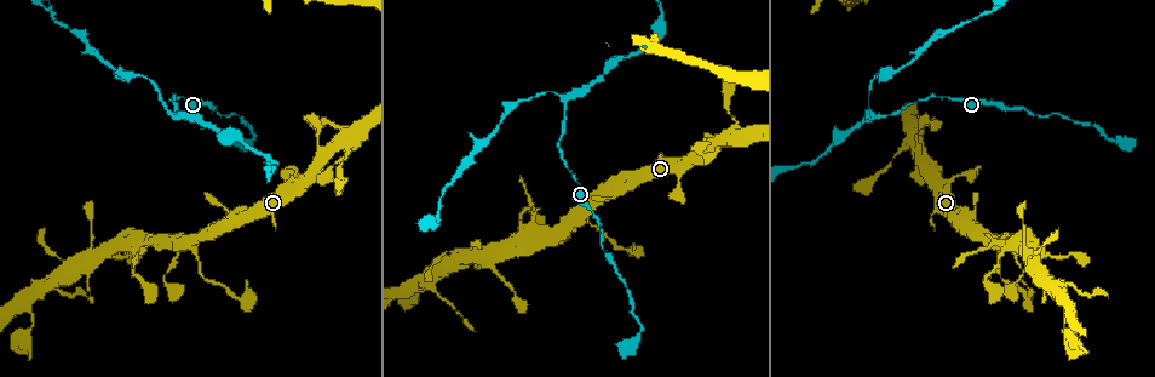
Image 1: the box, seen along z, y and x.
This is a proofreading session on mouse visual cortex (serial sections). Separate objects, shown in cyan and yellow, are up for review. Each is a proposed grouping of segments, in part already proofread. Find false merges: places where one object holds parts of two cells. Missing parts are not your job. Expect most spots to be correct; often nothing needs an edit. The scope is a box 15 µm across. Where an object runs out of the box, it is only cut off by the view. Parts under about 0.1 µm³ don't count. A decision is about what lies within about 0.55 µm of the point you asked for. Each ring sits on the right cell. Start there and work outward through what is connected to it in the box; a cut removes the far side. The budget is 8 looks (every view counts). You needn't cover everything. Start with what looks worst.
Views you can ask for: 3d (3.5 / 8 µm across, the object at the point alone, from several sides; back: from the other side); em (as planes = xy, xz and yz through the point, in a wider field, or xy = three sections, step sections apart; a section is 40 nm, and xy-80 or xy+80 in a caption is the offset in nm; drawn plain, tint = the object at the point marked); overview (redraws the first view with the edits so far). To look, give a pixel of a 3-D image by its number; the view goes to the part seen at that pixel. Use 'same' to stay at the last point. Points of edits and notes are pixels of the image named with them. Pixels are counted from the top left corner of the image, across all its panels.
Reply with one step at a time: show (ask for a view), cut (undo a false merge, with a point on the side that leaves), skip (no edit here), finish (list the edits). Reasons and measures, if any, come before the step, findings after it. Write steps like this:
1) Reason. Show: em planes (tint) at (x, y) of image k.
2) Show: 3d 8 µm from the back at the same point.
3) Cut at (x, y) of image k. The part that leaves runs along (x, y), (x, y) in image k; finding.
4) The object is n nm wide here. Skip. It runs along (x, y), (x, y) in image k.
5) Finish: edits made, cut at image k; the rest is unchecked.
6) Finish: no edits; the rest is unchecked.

Three arms meet. Show: 3d 3.5 µm from the back at (873, 116) of image 1.

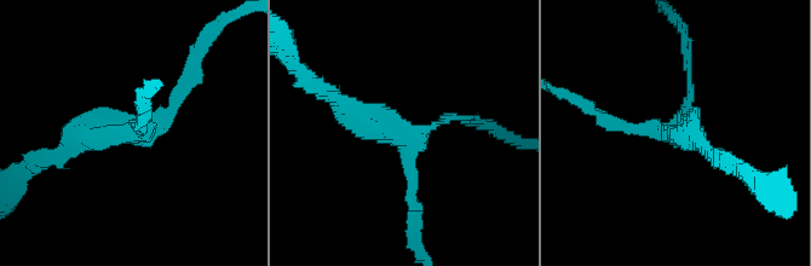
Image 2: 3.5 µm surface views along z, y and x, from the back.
3 arms meet here; the arms are 150, 150, 350 nm wide. Show: em xy step 5 (tint) at (419, 136) of image 2.

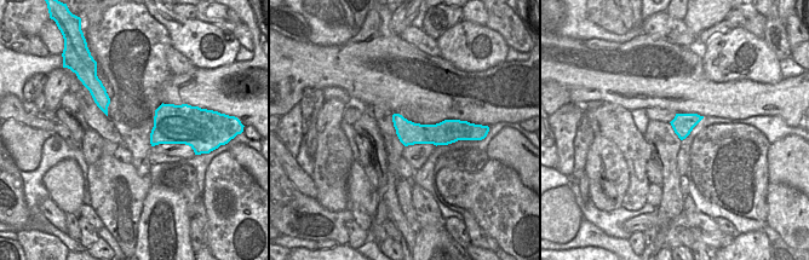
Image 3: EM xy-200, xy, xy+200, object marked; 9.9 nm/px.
Skip. It runs along (413, 213), (413, 142), (458, 116) in image 2; all the same cell.

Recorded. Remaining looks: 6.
Sudden change in width. Show: 3d 3.5 µm at (583, 220) of image 1.

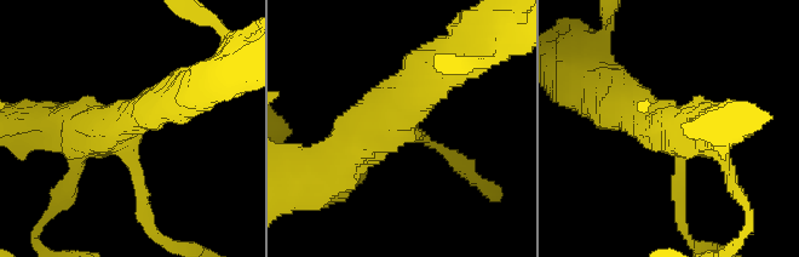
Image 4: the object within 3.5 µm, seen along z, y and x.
3 arms meet here; the arms are 150, 450, 600 nm wide. Show: em xy step 3 (tint) at (395, 134) of image 4.

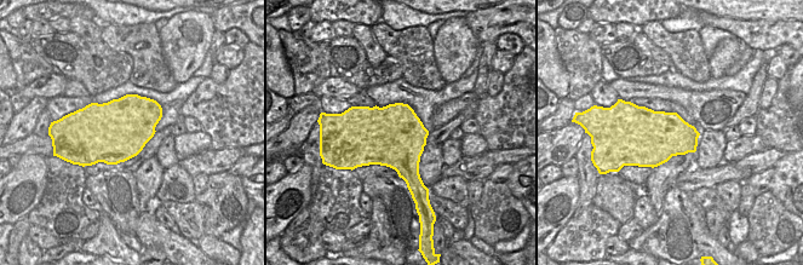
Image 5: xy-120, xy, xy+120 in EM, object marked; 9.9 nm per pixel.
Skip. It runs along (431, 67), (345, 158), (315, 176) in image 4; all the same cell.

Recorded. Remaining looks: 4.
Thick turns thin. Show: 3d 3.5 µm at (346, 144) of image 1.

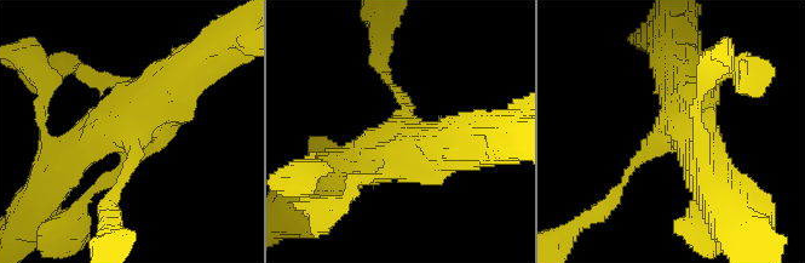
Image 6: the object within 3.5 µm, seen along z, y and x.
Now the EM. Show: em xy step 5 (tint) at (397, 134) of image 6.

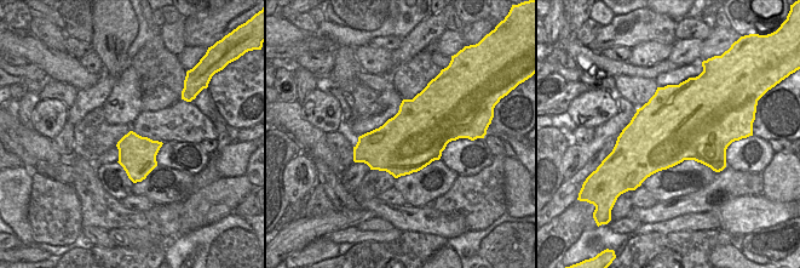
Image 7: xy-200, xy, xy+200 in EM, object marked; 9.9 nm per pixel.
Show: em planes (tint) at the same point.

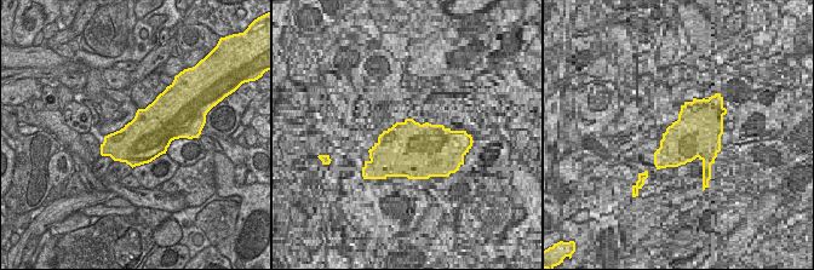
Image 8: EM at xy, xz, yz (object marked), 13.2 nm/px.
Skip. It runs along (53, 178), (177, 78) in image 6; one cell here.

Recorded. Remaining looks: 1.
Finish: no edits; the rest is unchecked.

